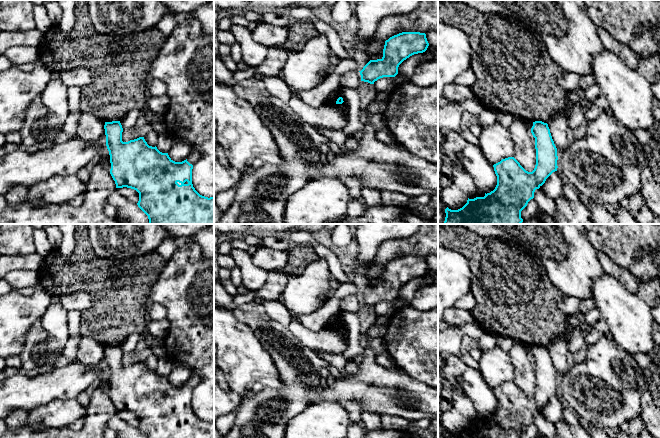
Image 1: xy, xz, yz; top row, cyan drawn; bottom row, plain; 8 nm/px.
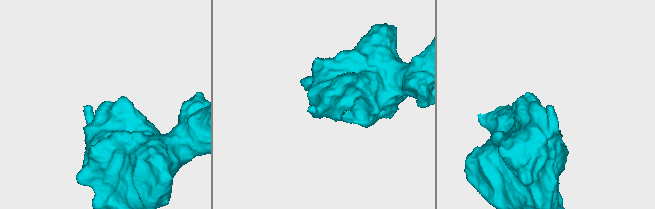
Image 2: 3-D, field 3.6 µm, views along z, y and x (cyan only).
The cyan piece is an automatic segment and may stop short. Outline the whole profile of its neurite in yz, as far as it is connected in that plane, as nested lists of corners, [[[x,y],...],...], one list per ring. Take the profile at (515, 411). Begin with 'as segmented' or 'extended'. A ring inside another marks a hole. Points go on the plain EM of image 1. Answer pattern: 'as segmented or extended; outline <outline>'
as segmented; outline [[[533,346],[531,357],[535,362],[536,389],[532,396],[526,395],[514,381],[502,383],[493,389],[497,400],[497,409],[484,421],[467,424],[467,427],[458,434],[445,433],[446,438],[521,438],[528,426],[534,422],[534,416],[539,413],[546,403],[557,395],[557,372],[552,363],[547,347]]]

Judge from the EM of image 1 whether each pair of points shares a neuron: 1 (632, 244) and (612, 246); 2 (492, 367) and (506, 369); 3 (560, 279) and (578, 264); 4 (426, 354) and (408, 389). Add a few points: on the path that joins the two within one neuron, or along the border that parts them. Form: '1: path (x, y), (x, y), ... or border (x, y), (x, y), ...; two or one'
1: path (627, 244), (617, 244); one
2: path (495, 367), (503, 369); one
3: path (564, 275), (574, 265); one
4: border (396, 366), (410, 377), (427, 385); two

